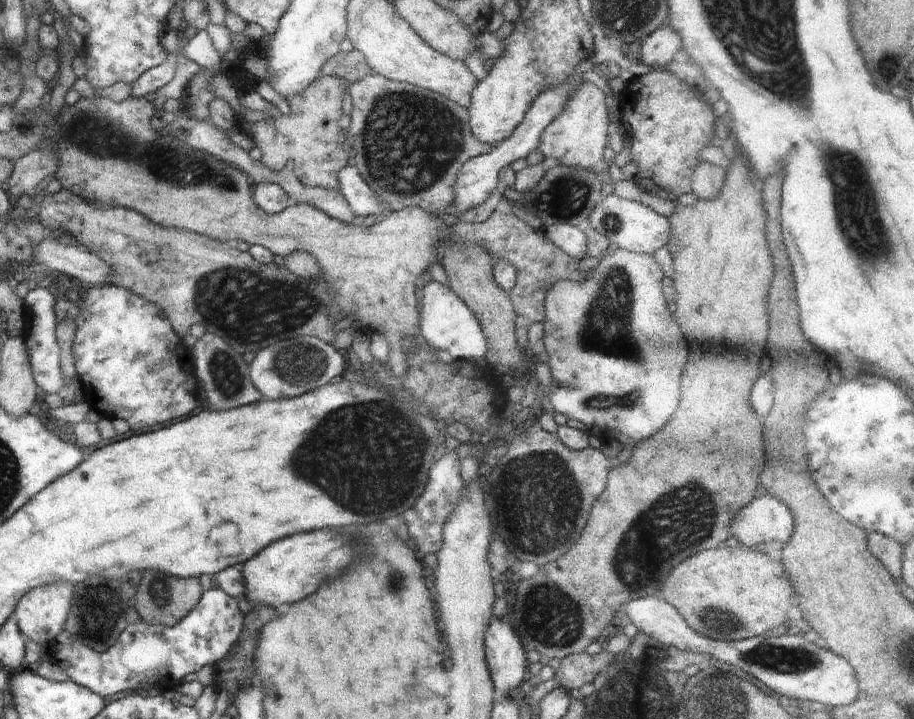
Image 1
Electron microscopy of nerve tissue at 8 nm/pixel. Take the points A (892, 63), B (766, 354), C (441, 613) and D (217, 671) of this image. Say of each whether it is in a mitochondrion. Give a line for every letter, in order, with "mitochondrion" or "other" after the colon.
A: mitochondrion
B: other
C: other
D: other

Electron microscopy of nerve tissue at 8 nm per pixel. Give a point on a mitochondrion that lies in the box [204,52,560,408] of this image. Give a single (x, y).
(403, 134)

